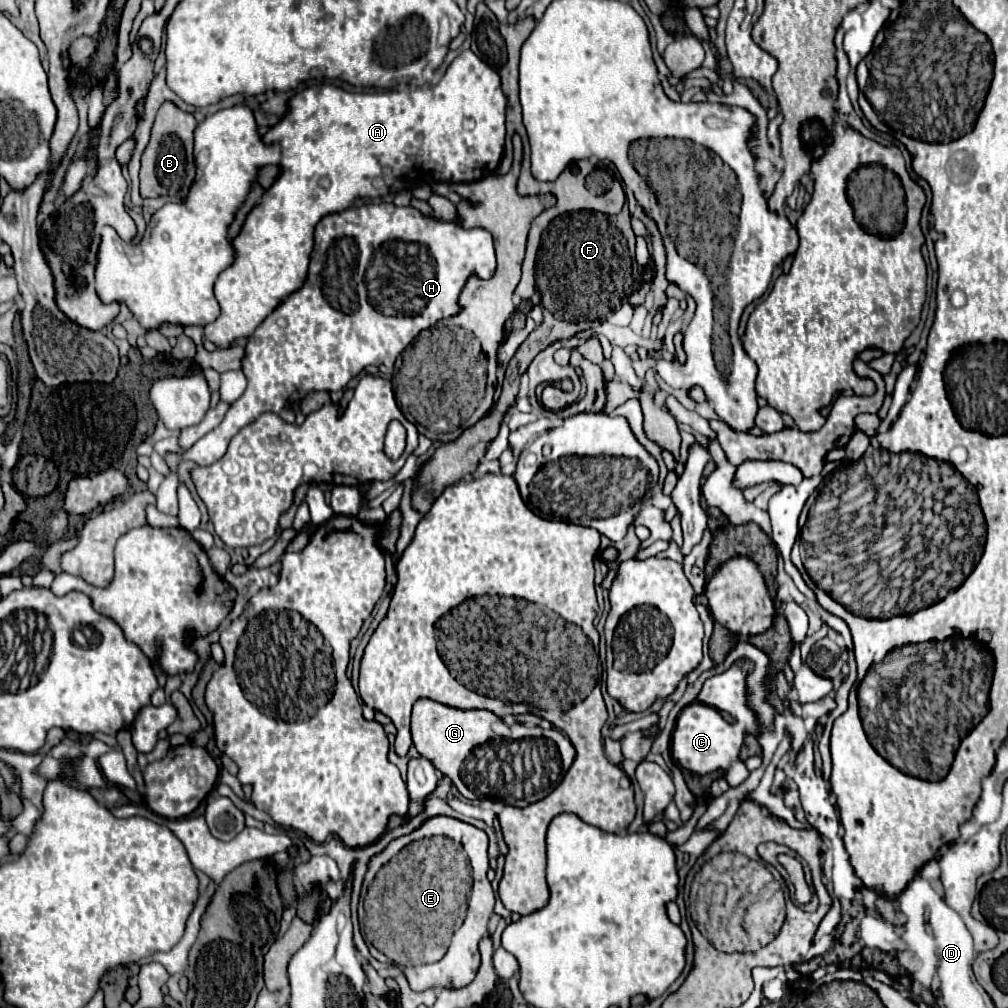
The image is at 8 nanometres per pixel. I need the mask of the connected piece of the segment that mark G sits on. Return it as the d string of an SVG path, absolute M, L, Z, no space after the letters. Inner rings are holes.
M418 699L412 709L412 741L422 757L426 757L438 771L448 775L454 785L460 789L462 795L472 795L472 789L462 781L460 769L466 757L482 743L496 739L496 733L492 729L492 723L498 719L490 711L462 711L454 709L442 703L436 703L432 699Z

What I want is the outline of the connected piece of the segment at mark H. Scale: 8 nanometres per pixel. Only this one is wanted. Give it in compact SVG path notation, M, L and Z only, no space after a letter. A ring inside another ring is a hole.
M384 201L348 207L322 217L314 233L314 253L310 259L306 285L282 301L280 307L274 309L262 325L258 325L246 343L242 371L248 379L248 387L244 395L232 403L224 421L206 433L192 449L178 455L166 455L166 463L172 473L156 491L158 511L178 515L178 497L174 489L178 477L174 471L182 459L190 459L198 465L212 465L224 457L230 439L258 415L266 411L278 413L286 405L302 401L310 391L340 391L368 365L392 367L398 355L420 331L460 311L458 295L472 273L476 273L480 279L490 279L494 271L494 239L492 233L482 227L464 229L460 223L446 223L426 217L410 205L396 207L394 203Z

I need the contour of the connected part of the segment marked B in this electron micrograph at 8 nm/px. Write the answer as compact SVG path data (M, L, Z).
M172 101L162 103L152 127L150 143L146 151L142 153L142 167L140 167L140 197L142 199L166 195L166 191L170 189L180 189L180 195L188 191L188 185L192 183L192 177L194 177L192 135L196 125L198 121L194 119L194 115L184 113Z

